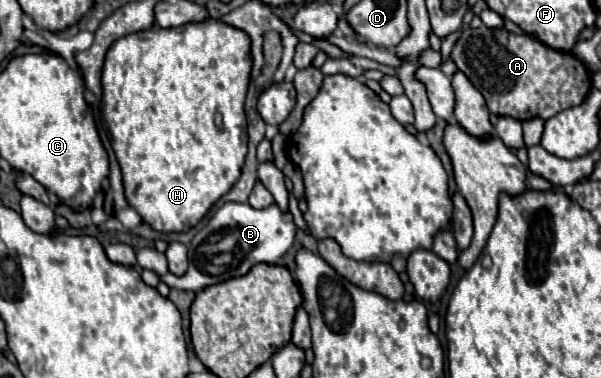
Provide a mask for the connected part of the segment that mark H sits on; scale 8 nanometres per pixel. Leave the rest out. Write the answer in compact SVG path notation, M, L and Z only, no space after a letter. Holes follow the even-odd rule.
M205 19L201 23L187 23L187 25L181 25L181 27L175 27L175 29L153 27L153 29L145 29L145 31L139 31L139 33L131 33L131 35L125 35L125 37L117 39L109 47L105 67L103 67L103 81L101 81L103 83L103 117L105 117L109 133L113 137L113 143L111 143L113 151L115 151L117 161L121 165L127 203L155 231L161 231L161 233L189 231L191 227L195 227L207 215L207 211L213 207L213 203L217 199L221 199L237 183L237 179L241 175L245 155L247 155L247 121L245 121L243 105L245 105L245 95L247 95L249 81L251 81L251 51L249 51L249 45L251 45L251 41L247 41L247 35L241 29L231 29L231 25L223 25L223 21ZM215 115L223 117L223 129L221 131L215 125Z

